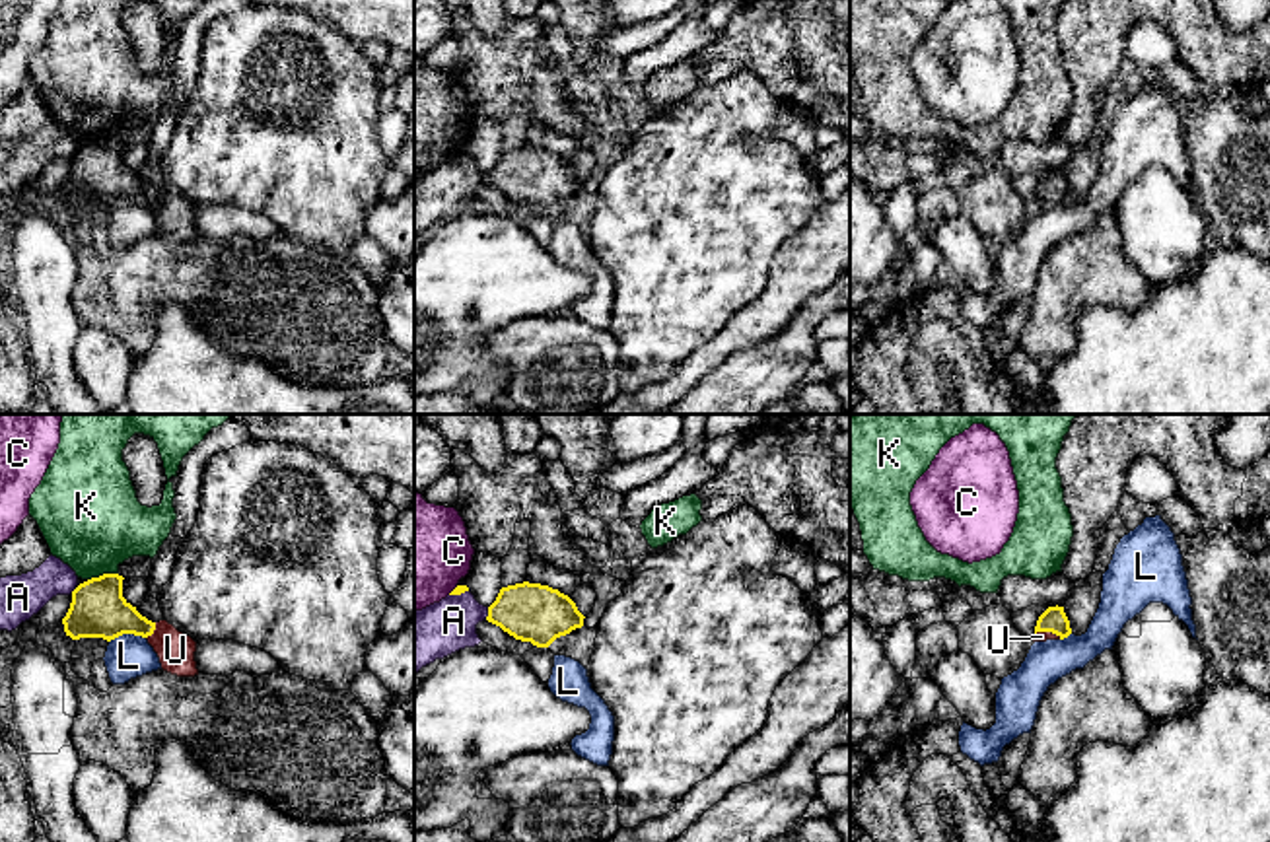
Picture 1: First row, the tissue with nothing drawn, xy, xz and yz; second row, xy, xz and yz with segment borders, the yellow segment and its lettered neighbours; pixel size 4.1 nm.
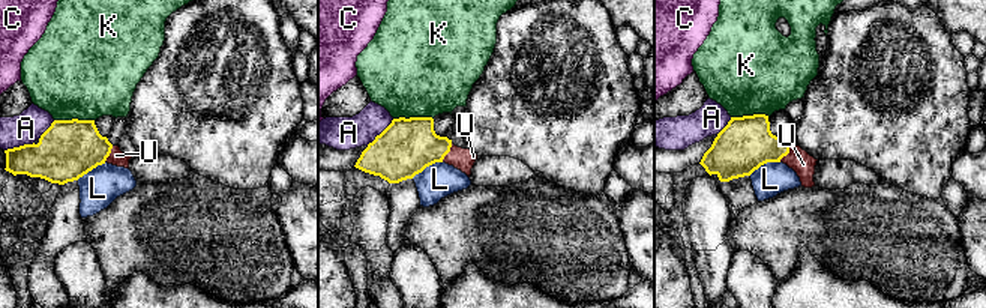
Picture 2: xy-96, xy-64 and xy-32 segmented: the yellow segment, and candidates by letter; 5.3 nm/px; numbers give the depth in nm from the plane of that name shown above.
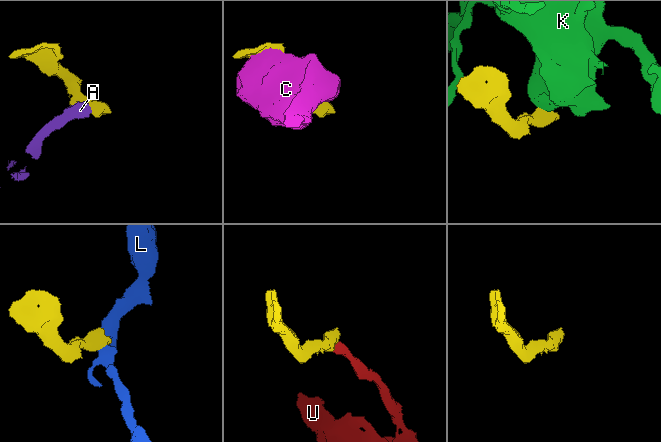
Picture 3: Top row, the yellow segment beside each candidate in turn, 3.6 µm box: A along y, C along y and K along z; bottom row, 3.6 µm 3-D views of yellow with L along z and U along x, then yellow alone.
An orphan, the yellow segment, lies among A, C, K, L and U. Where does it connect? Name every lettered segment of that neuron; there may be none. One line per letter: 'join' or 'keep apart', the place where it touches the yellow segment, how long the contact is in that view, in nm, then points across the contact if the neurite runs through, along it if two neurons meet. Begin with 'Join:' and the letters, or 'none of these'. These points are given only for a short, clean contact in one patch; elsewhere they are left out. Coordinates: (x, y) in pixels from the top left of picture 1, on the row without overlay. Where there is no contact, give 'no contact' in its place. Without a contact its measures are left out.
Join: U
A: keep apart | xz (489, 177) | 60 nm | along xz (489, 172), (485, 183)
C: keep apart | xz (454, 154) | 60 nm
K: keep apart | xy (102, 140) | 130 nm | along xy (117, 137), (105, 137), (88, 144)
L: keep apart | xy (127, 197) | 150 nm | along xy (144, 201), (119, 199), (109, 207)
U: join | xy (154, 193) | 80 nm | across xy (98, 174), (154, 193), (176, 214)

